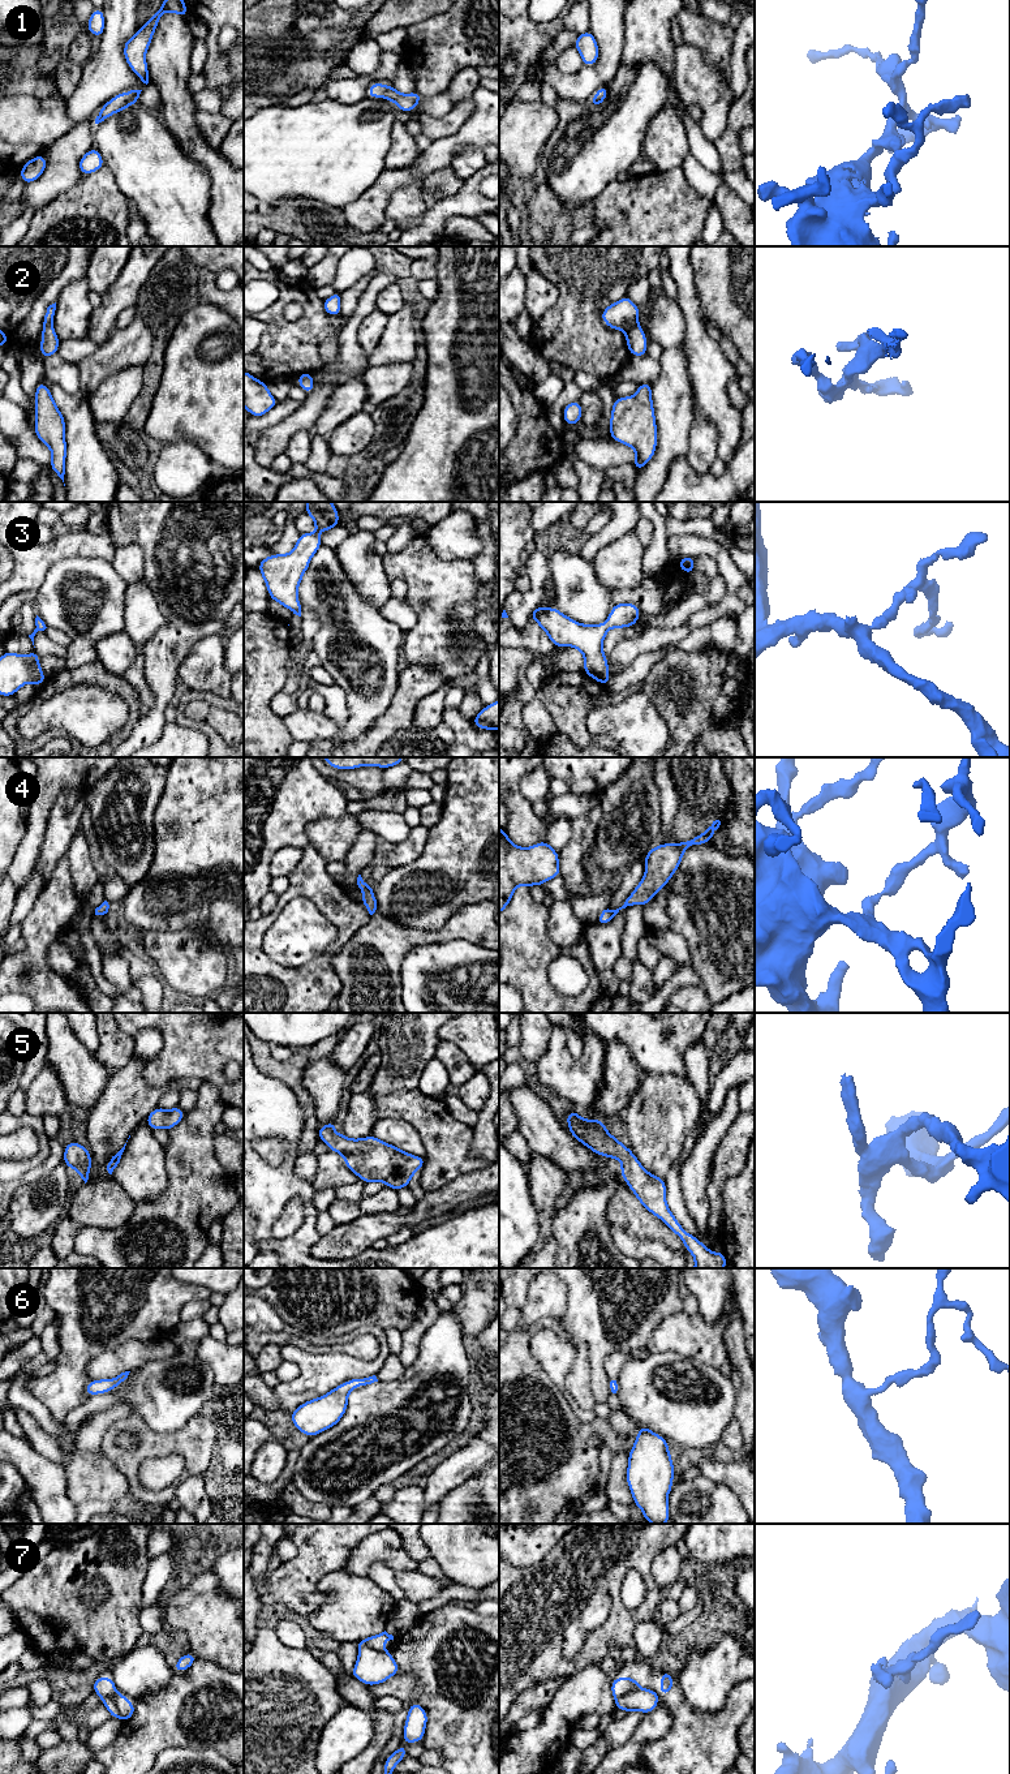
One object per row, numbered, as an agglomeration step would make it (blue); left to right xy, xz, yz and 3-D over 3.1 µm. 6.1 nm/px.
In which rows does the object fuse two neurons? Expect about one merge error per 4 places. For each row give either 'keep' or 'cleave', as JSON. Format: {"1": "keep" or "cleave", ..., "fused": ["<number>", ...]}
{"1": "keep", "2": "keep", "3": "keep", "4": "keep", "5": "keep", "6": "keep", "7": "cleave", "fused": ["7"]}

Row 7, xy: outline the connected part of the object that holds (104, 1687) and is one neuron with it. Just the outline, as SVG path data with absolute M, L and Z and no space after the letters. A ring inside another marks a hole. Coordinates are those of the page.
M113 1676L109 1678L96 1678L93 1684L93 1691L102 1698L111 1697L115 1700L119 1708L119 1718L125 1722L130 1719L136 1711L136 1708L132 1701L126 1698L126 1696L117 1693L115 1688Z

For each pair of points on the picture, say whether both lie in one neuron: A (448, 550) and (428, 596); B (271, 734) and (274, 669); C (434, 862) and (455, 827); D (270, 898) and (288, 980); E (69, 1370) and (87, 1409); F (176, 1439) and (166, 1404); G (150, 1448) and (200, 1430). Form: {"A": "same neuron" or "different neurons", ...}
{"A": "different neurons", "B": "same neuron", "C": "same neuron", "D": "different neurons", "E": "different neurons", "F": "different neurons", "G": "same neuron"}

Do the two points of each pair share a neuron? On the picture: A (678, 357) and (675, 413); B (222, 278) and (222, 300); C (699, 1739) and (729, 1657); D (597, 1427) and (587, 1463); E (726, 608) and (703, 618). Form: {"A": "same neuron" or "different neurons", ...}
{"A": "same neuron", "B": "different neurons", "C": "different neurons", "D": "same neuron", "E": "same neuron"}

